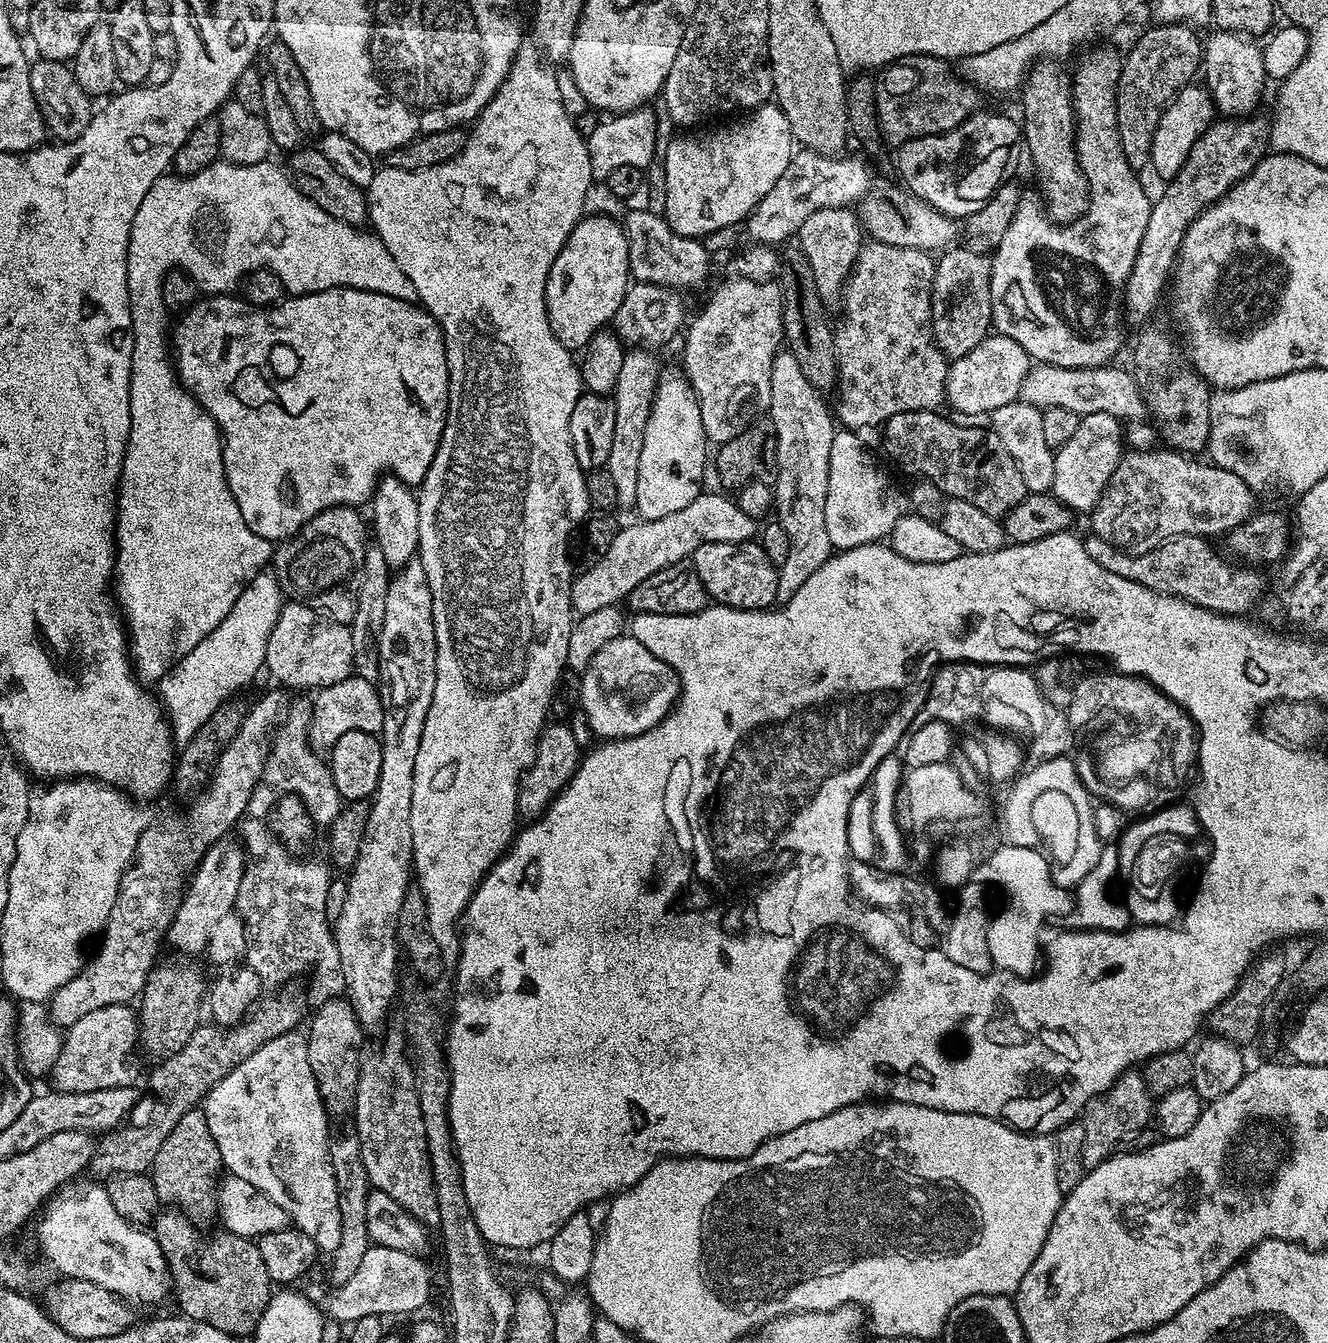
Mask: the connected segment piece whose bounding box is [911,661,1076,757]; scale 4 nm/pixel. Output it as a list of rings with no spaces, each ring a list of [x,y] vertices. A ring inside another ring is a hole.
[[[947,661],[939,665],[929,681],[911,729],[918,730],[932,721],[958,726],[974,719],[984,709],[984,718],[993,729],[1007,730],[1018,736],[1022,733],[1030,748],[1035,744],[1044,748],[1046,744],[1046,754],[1052,757],[1067,755],[1076,743],[1067,713],[1045,698],[1030,670],[1020,667],[1018,664],[980,664],[972,661]]]

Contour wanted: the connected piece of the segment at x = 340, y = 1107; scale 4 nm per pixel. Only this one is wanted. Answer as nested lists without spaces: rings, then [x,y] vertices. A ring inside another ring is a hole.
[[[347,999],[327,1000],[315,1011],[312,1025],[309,1026],[308,1032],[306,1031],[310,1070],[314,1070],[320,1097],[329,1113],[333,1117],[344,1116],[347,1112],[349,1115],[356,1107],[356,1087],[362,1059],[360,1047],[364,1044],[366,1033]]]

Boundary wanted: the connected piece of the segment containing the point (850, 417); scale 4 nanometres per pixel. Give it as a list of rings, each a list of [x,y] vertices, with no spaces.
[[[874,239],[861,247],[842,293],[844,321],[834,332],[840,392],[836,404],[834,400],[834,416],[845,429],[861,430],[875,424],[877,427],[894,414],[906,410],[936,410],[941,407],[939,404],[945,403],[944,387],[950,361],[932,336],[932,279],[935,273],[933,257],[927,252],[890,246]]]

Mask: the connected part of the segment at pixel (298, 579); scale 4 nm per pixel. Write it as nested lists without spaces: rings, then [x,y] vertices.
[[[352,506],[343,508],[327,508],[325,512],[318,513],[310,522],[294,536],[279,545],[276,552],[276,565],[274,571],[276,581],[284,590],[285,597],[291,598],[295,603],[310,606],[316,612],[323,612],[329,620],[336,620],[339,624],[351,625],[356,609],[356,590],[350,586],[364,559],[364,532],[366,536],[366,520],[359,516],[357,509]]]

